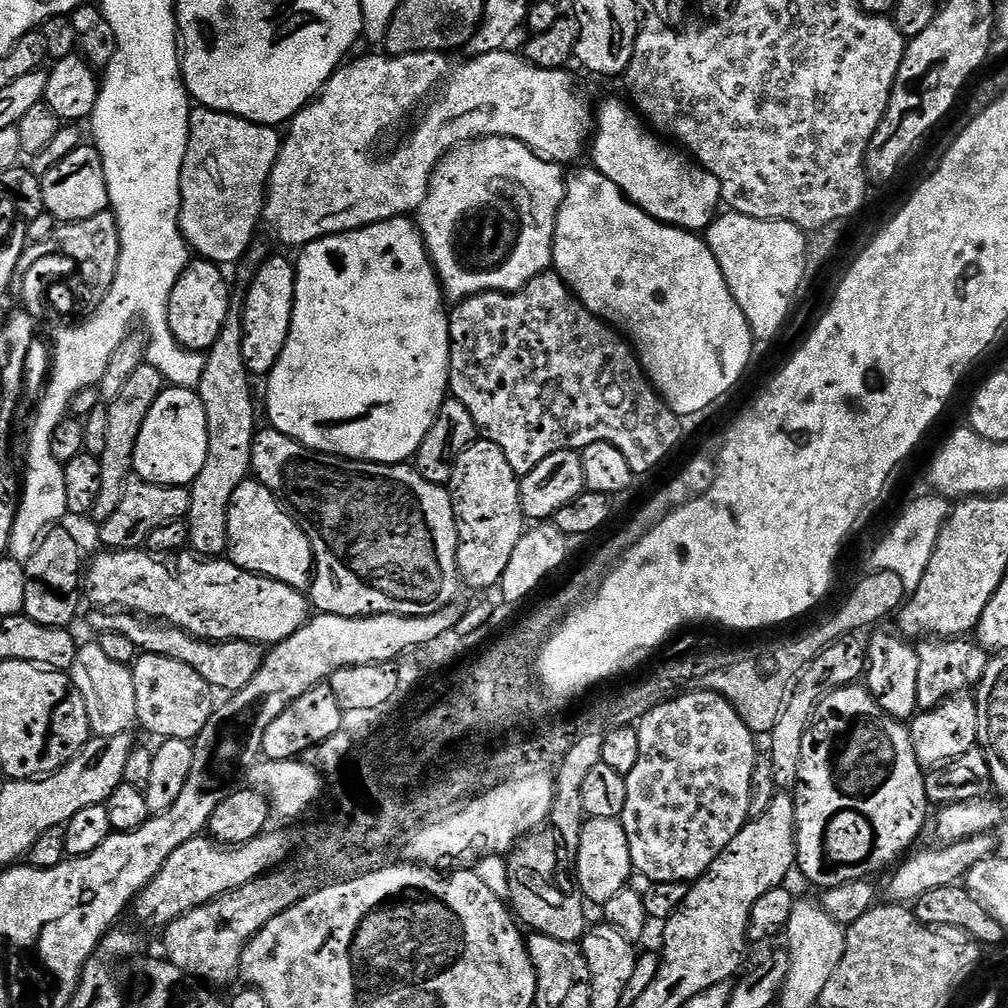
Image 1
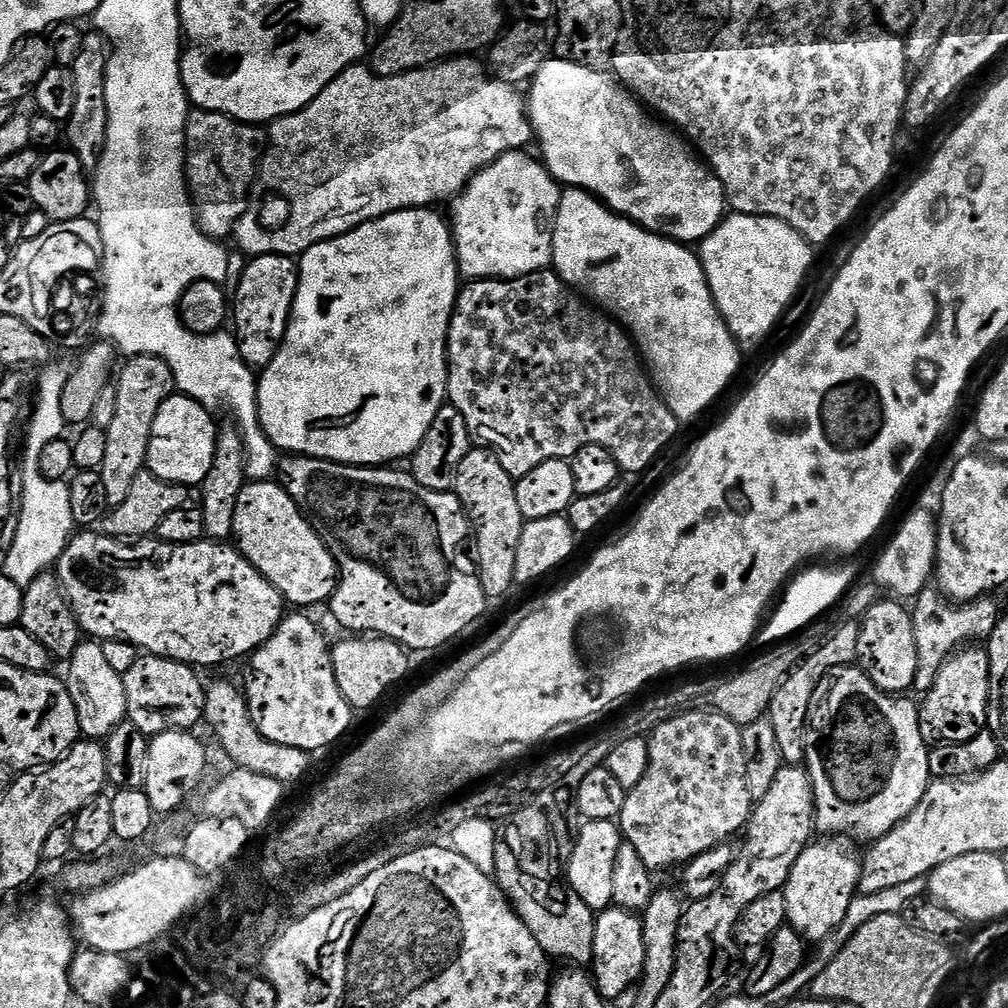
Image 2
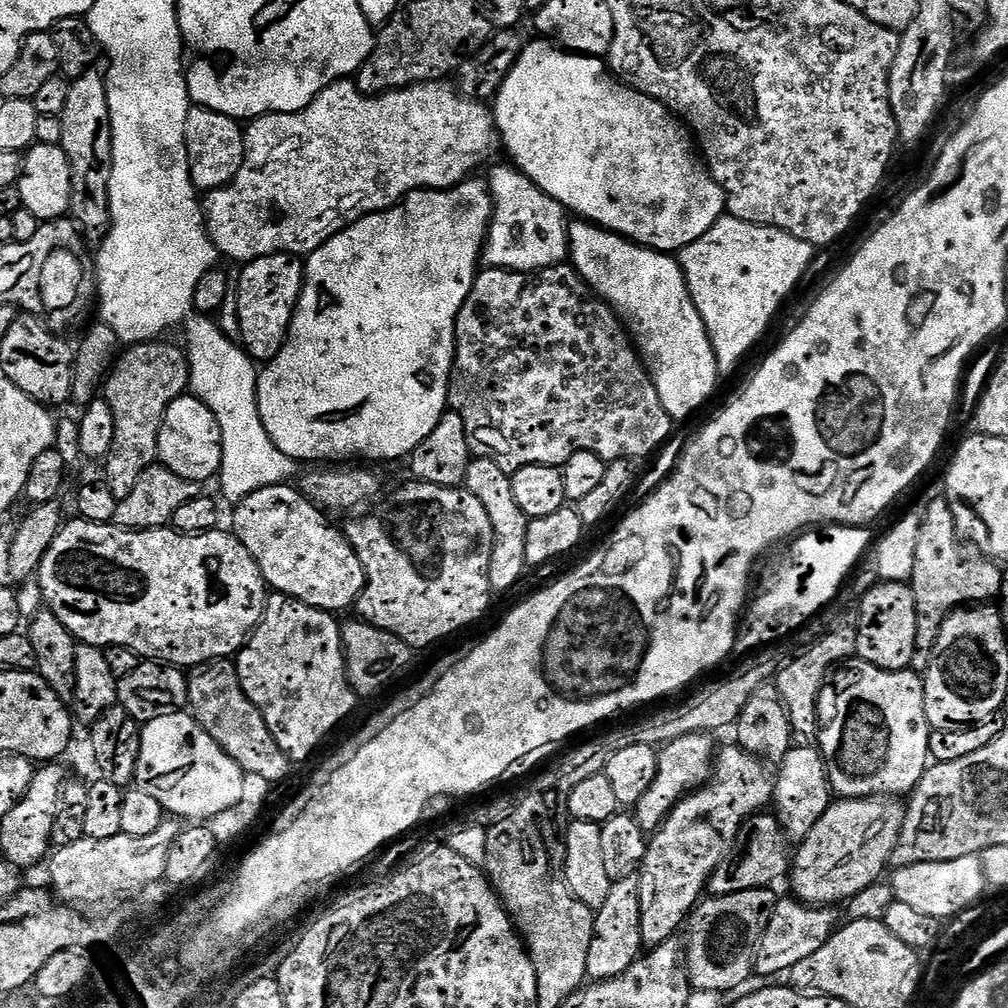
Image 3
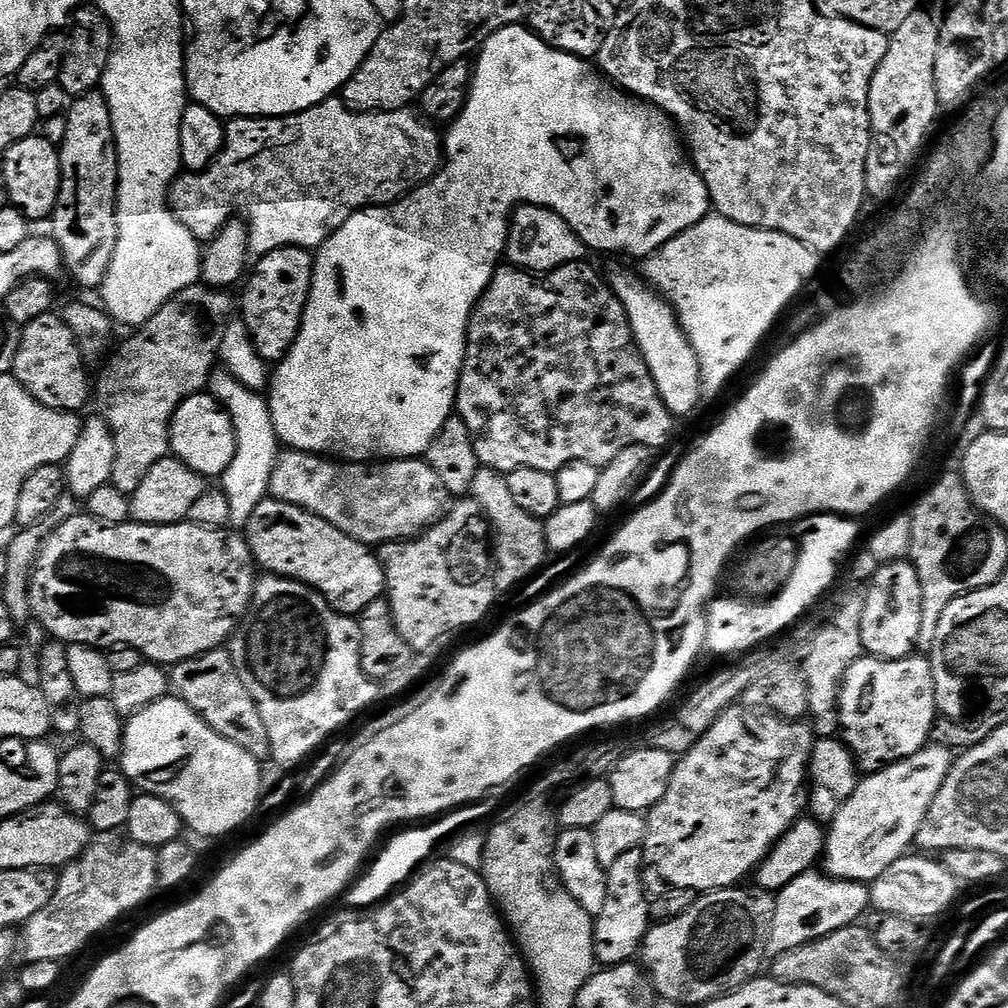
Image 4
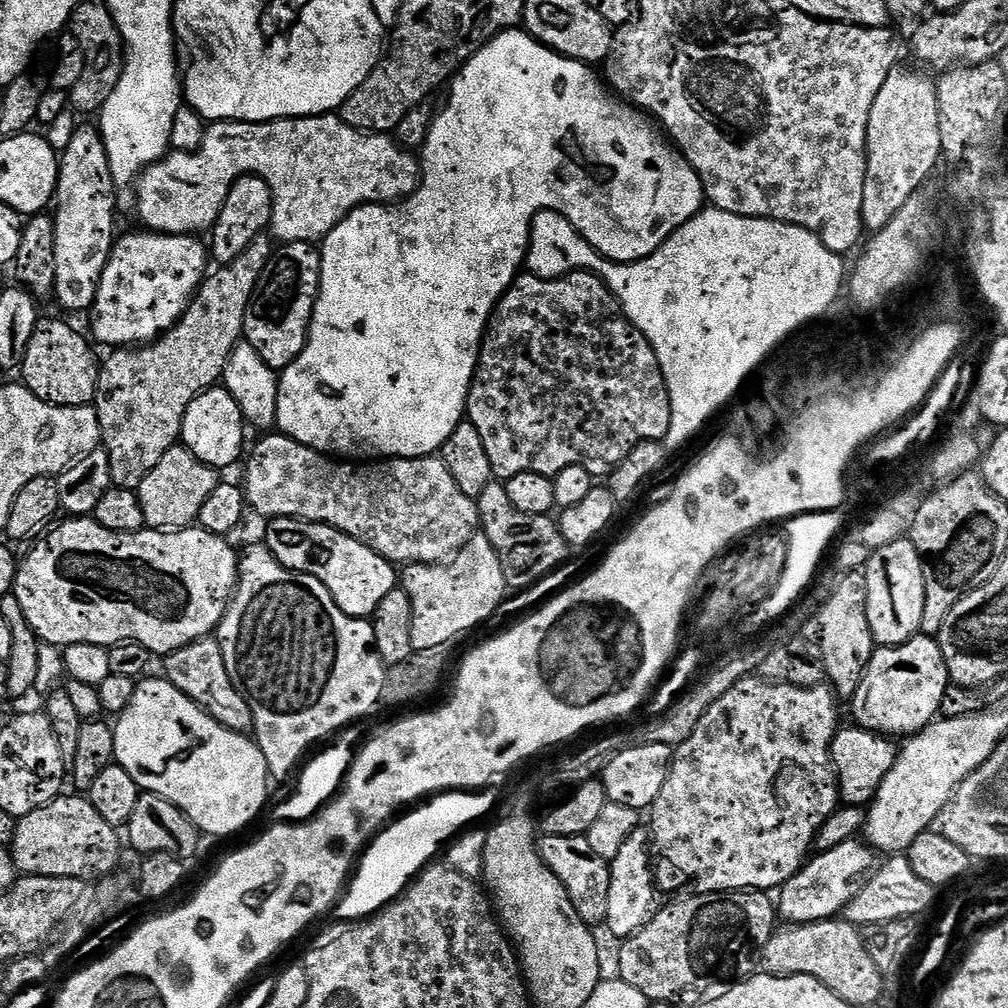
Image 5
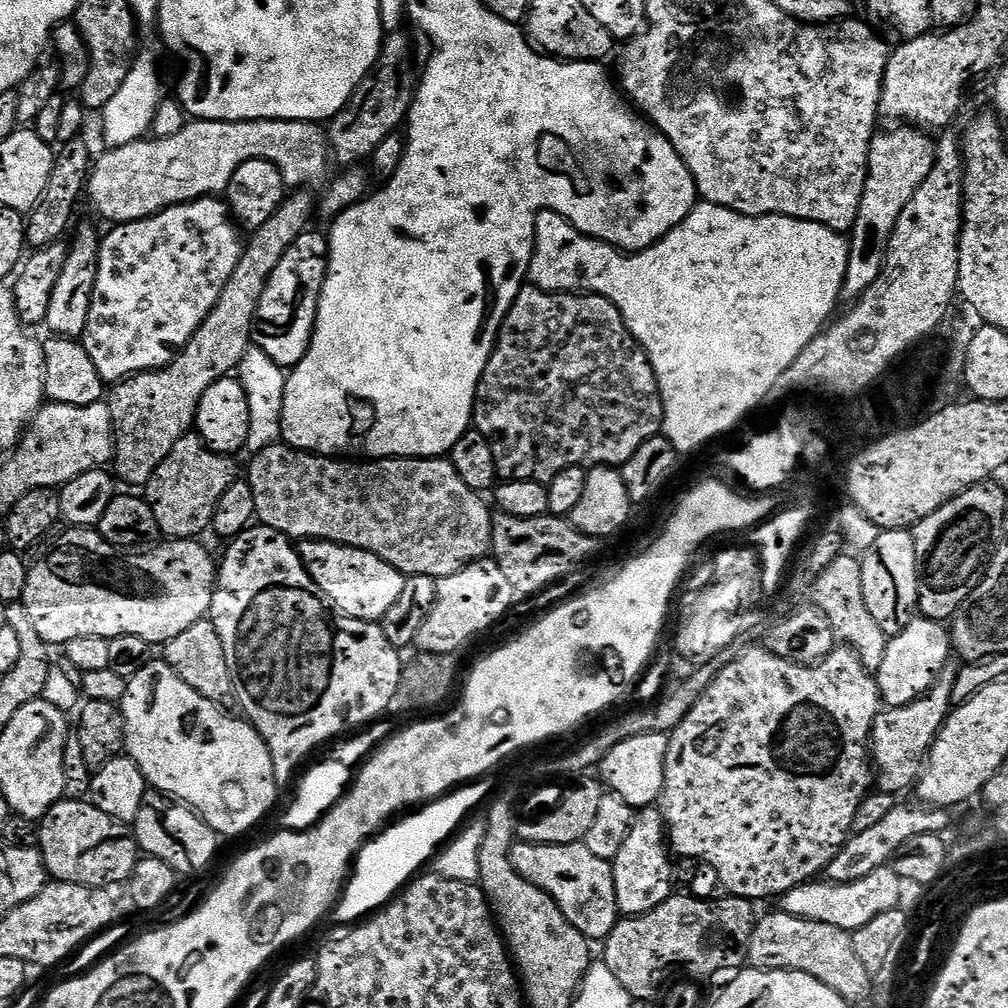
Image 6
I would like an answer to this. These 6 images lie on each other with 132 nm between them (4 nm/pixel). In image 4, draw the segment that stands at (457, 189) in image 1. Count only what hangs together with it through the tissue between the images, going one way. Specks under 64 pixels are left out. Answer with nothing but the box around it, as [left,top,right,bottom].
[506,204,585,274]

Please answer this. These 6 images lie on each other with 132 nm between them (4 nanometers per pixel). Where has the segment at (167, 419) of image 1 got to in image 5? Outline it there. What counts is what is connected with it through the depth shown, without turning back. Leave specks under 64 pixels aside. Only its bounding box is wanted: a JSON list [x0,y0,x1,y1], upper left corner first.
[180,386,245,470]

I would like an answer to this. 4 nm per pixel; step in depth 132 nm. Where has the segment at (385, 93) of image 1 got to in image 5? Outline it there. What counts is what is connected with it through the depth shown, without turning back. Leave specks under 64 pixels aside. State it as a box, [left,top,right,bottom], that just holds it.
[135,114,420,245]

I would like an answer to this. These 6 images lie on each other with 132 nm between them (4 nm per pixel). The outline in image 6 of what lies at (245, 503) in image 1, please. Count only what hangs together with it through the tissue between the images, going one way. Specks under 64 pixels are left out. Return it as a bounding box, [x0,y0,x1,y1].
[298,540,406,621]

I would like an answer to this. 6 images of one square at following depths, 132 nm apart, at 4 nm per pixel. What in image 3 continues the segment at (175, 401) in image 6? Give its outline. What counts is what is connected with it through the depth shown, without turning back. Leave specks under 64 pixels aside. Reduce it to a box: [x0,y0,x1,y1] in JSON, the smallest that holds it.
[102,338,189,502]

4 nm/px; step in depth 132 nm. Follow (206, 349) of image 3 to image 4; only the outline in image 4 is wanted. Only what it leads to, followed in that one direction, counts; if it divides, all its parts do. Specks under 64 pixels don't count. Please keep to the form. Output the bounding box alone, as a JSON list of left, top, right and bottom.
[210,370,282,530]

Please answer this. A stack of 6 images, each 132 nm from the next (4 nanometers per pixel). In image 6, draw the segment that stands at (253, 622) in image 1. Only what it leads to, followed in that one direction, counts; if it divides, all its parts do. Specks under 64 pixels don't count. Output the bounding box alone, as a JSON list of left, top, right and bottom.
[23,526,218,646]

